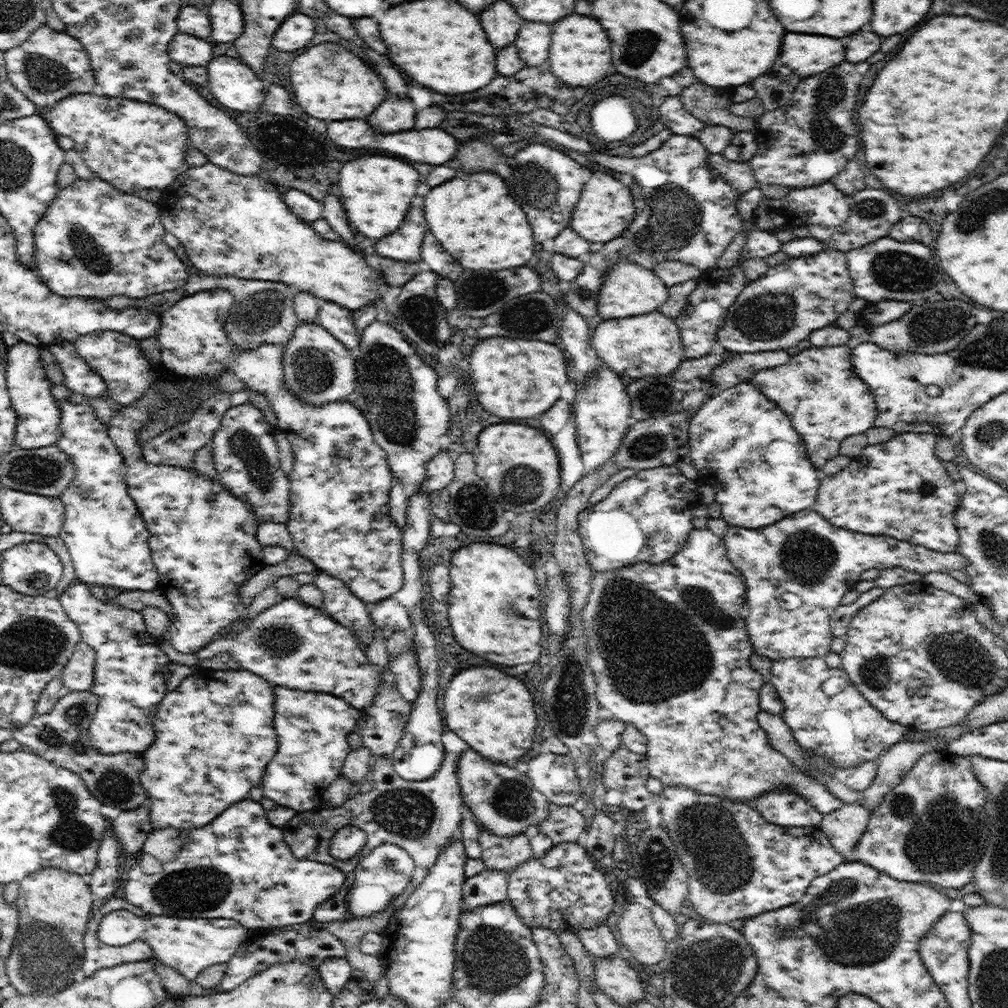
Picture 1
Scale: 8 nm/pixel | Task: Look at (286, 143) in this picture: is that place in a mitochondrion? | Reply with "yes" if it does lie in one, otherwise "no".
yes

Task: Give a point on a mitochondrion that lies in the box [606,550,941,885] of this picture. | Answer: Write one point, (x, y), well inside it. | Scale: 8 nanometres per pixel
(696, 822)

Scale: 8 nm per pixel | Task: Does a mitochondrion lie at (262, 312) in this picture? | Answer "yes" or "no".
yes

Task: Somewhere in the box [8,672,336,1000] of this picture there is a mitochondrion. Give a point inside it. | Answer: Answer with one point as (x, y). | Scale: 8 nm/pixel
(47, 955)

